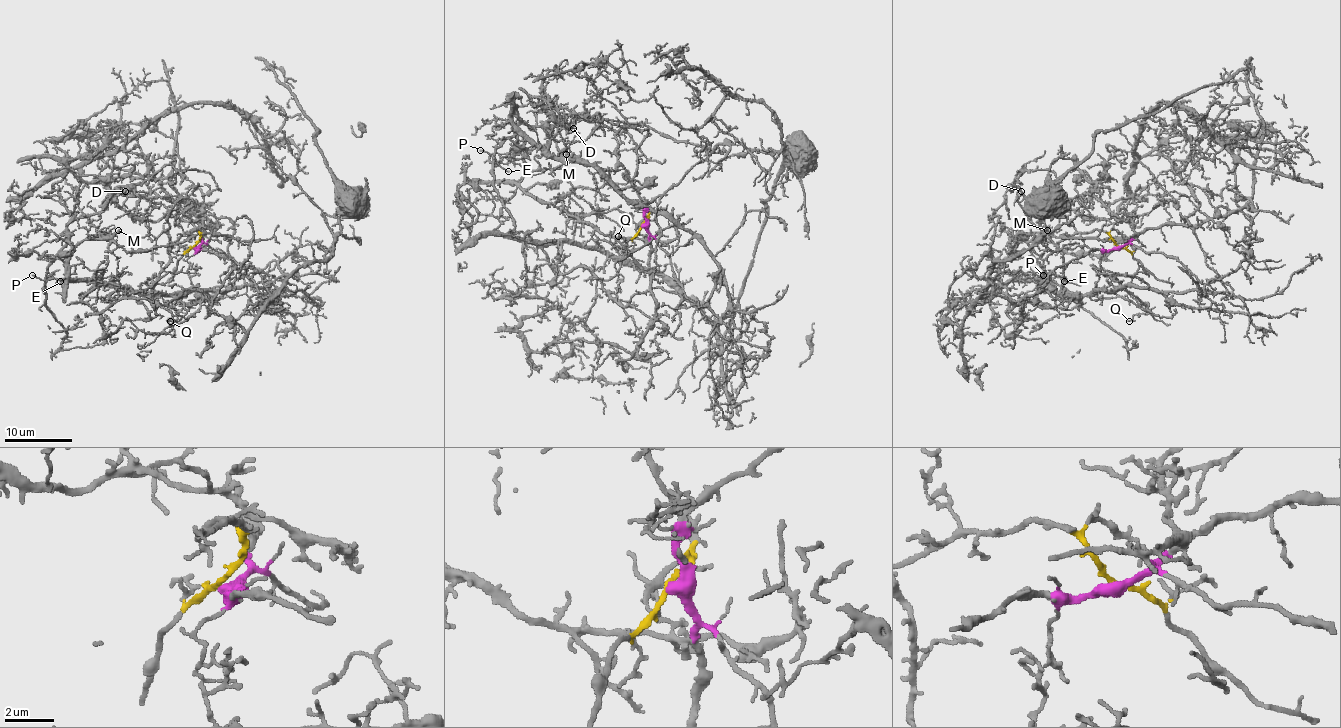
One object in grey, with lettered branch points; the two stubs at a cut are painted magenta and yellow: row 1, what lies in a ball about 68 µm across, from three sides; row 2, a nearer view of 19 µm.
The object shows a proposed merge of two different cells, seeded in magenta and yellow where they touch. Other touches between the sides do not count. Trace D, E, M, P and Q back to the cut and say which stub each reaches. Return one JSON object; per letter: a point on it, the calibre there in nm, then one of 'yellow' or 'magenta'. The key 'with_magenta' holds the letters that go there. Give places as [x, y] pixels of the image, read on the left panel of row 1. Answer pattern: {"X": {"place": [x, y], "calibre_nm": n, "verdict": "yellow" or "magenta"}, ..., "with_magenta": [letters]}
{"D": {"place": [125, 191], "calibre_nm": 130, "verdict": "yellow"}, "E": {"place": [60, 281], "calibre_nm": 130, "verdict": "yellow"}, "M": {"place": [118, 230], "calibre_nm": 170, "verdict": "yellow"}, "P": {"place": [32, 275], "calibre_nm": 130, "verdict": "yellow"}, "Q": {"place": [170, 321], "calibre_nm": 90, "verdict": "yellow"}, "with_magenta": []}

